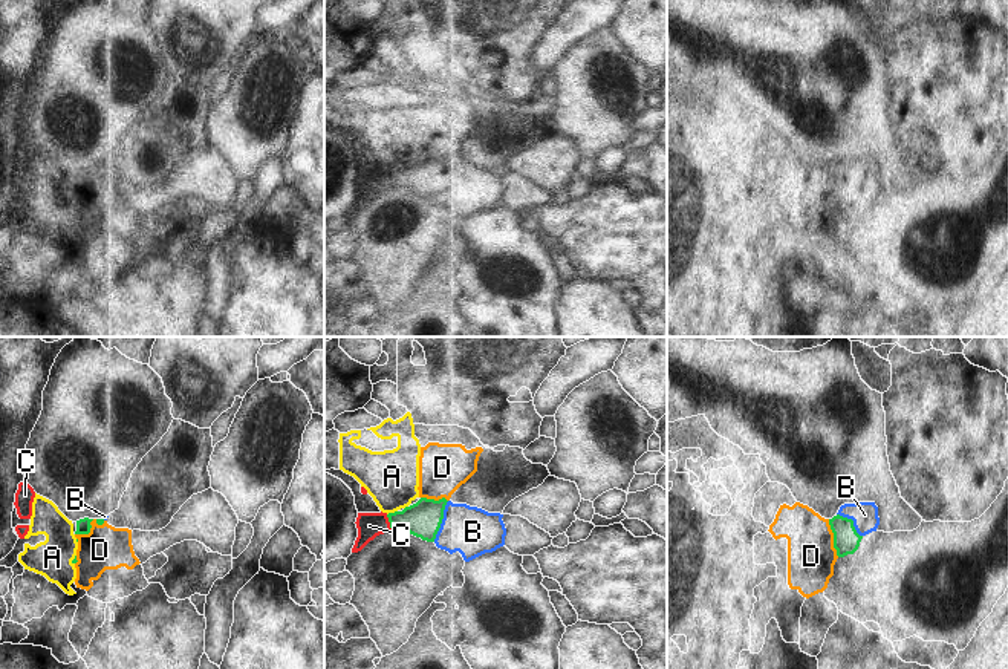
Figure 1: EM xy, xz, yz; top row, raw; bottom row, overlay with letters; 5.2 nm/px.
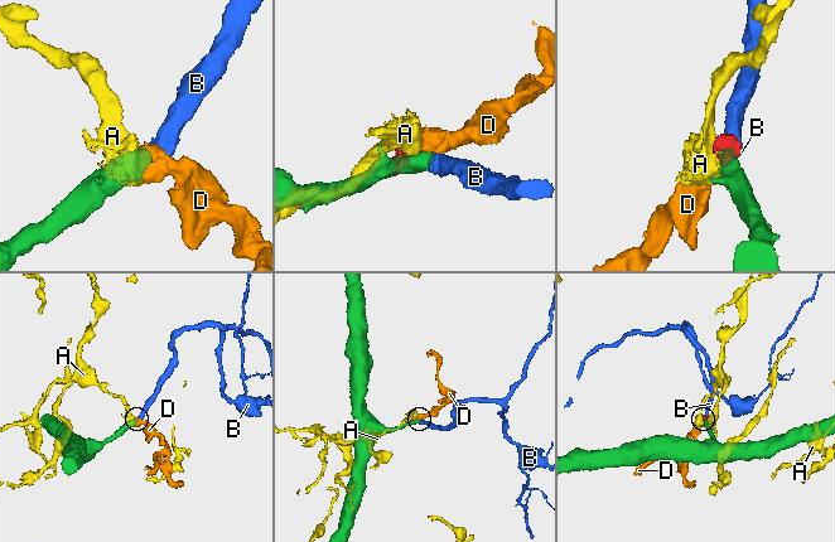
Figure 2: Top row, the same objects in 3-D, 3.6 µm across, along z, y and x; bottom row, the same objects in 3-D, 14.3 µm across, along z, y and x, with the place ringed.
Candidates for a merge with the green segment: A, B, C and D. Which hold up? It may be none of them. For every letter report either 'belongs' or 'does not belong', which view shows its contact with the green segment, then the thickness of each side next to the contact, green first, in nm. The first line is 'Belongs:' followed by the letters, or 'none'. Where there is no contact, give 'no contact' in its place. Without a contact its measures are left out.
Belongs: B
A: does not belong | xz | 190/280 nm
B: belongs | xz | 190/260 nm
C: does not belong | xz | 190/130 nm
D: does not belong | xy | 80/220 nm

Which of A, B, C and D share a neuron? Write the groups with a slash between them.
A D / B / C

